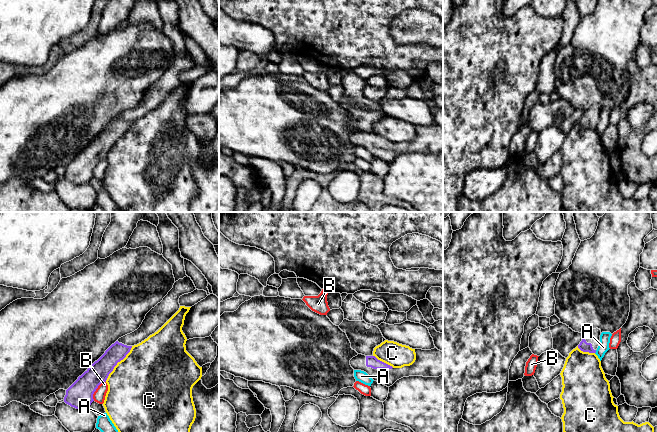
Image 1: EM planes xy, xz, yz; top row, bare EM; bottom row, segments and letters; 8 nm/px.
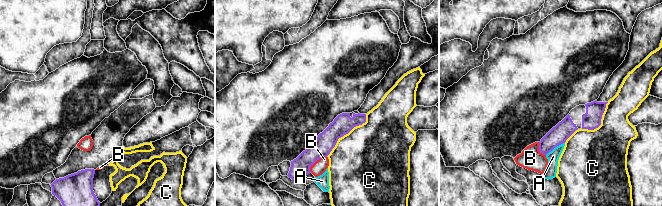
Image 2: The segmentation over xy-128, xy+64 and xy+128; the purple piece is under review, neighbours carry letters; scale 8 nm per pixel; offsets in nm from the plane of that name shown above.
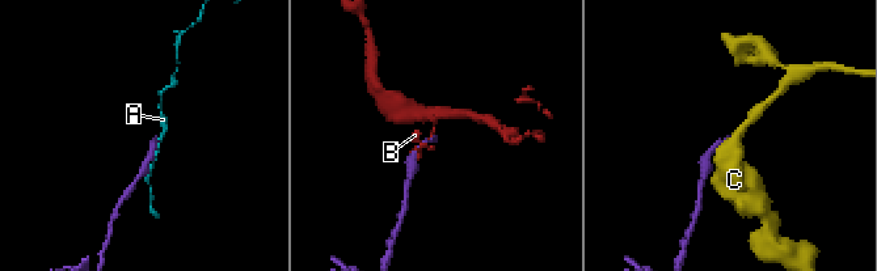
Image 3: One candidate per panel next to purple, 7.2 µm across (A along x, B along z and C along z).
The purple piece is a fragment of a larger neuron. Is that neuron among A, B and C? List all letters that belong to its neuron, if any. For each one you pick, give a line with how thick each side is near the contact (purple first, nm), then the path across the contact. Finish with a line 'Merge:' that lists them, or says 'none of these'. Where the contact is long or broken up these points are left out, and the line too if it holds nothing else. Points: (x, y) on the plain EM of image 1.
Merge: none of these

